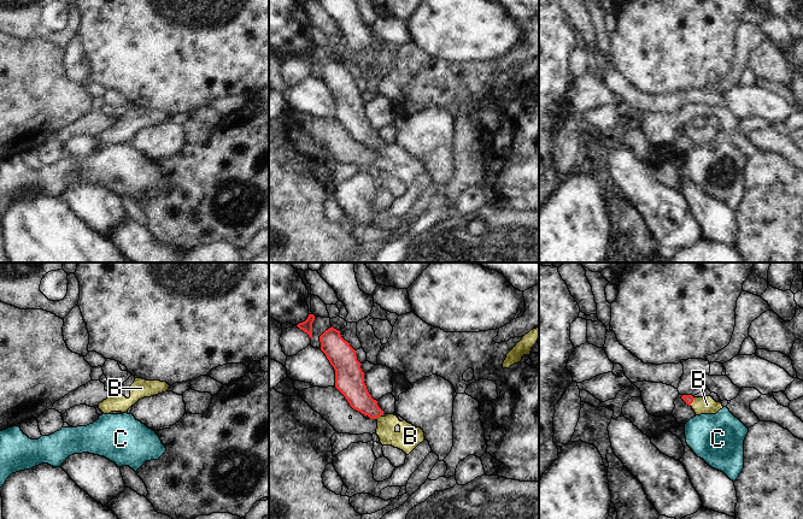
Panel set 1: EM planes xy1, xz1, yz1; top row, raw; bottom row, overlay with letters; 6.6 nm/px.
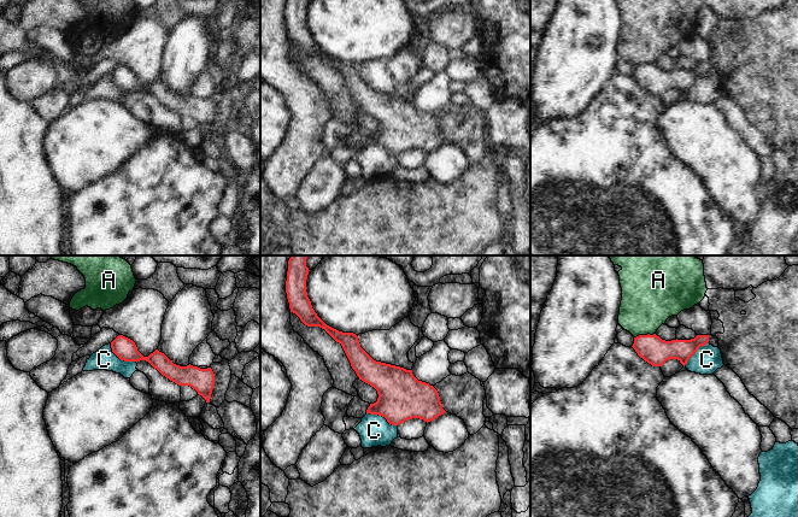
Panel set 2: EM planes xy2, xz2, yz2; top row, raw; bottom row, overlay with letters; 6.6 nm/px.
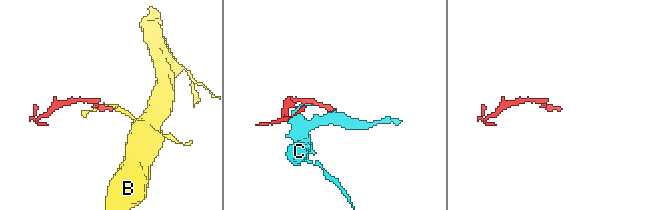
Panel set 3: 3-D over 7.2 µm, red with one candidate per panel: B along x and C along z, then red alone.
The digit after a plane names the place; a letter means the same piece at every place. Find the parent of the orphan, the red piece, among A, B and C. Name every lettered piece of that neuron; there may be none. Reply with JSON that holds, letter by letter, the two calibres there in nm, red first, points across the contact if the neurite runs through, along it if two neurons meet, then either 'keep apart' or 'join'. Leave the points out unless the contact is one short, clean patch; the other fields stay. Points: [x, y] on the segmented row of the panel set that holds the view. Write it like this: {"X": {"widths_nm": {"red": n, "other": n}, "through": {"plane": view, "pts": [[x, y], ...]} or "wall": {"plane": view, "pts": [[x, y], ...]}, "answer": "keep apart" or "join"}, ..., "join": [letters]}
{"A": {"widths_nm": {"red": 180, "other": 360}, "answer": "keep apart"}, "B": {"widths_nm": {"red": 60, "other": 110}, "through": {"plane": "yz1", "pts": [[689, 399], [692, 401], [698, 405], [707, 405]]}, "answer": "join"}, "C": {"widths_nm": {"red": 150, "other": 140}, "wall": {"plane": "xy2", "pts": [[110, 344], [111, 350], [121, 359], [136, 363]]}, "answer": "keep apart"}, "join": ["B"]}

